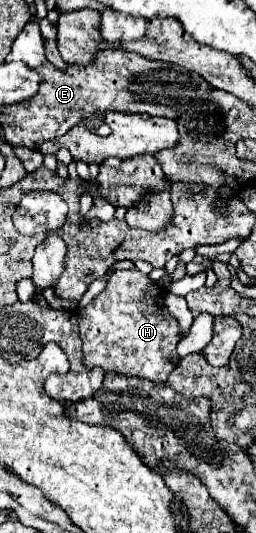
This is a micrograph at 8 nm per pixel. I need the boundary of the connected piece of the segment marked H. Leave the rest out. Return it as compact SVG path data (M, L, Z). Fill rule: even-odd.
M137 269L115 271L107 281L105 291L77 311L85 367L101 367L103 371L165 383L179 363L175 349L183 337L177 319L165 307L165 293L165 287L159 287Z

